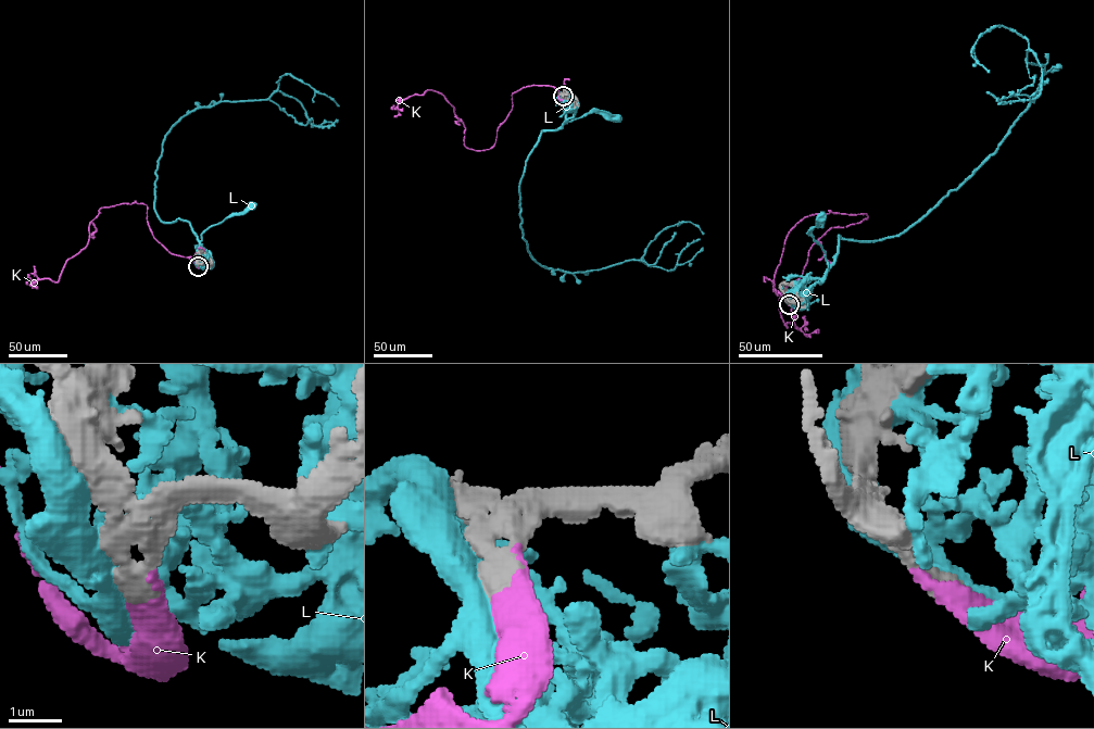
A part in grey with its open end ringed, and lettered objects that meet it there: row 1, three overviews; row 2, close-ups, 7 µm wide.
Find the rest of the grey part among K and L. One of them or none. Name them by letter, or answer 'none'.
K

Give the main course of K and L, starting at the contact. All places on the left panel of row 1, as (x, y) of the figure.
K: (198, 266), (154, 238), (146, 204), (135, 202), (100, 209), (87, 246), (66, 262), (59, 280), (29, 285)
L: (198, 265), (202, 265), (208, 256), (201, 249), (201, 235), (229, 215), (251, 206)

